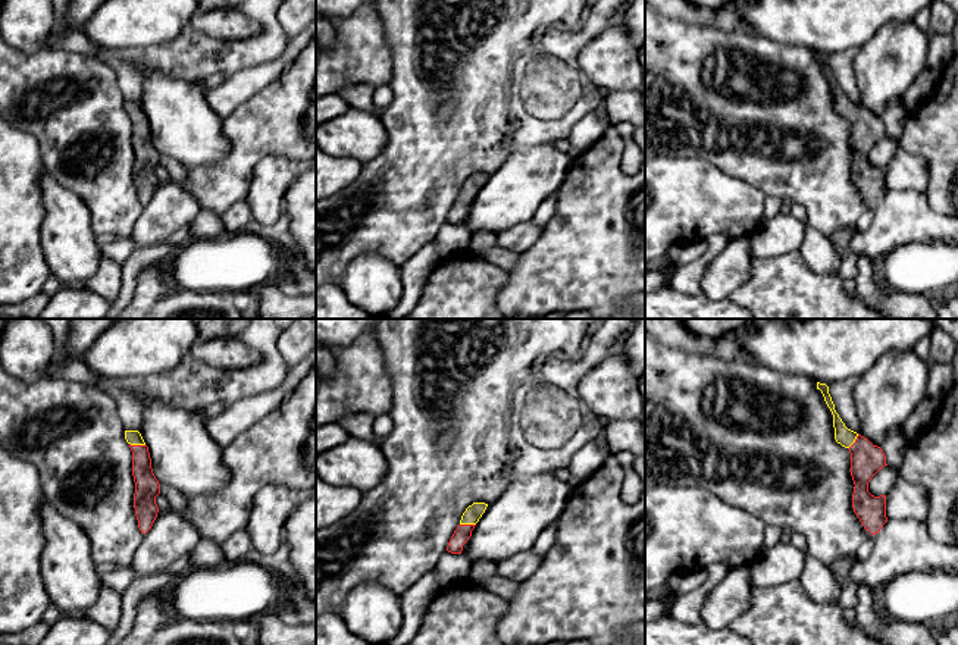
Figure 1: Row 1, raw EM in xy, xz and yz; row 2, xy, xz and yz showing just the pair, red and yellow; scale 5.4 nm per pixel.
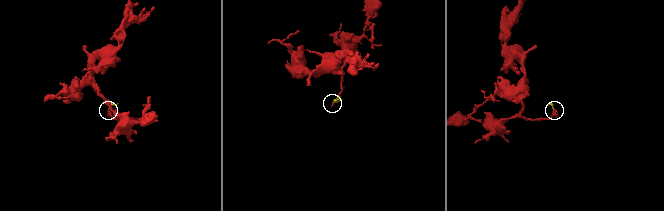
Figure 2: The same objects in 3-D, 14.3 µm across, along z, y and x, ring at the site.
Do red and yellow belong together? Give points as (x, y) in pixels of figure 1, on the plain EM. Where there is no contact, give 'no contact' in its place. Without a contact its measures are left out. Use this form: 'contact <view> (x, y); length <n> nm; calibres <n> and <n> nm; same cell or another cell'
contact xy (137, 116); length 90 nm; calibres 140 and 80 nm; same cell

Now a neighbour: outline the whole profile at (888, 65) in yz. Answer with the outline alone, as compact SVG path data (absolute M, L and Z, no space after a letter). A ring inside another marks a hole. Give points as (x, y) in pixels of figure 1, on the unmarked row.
M914 21L889 24L857 50L854 72L860 106L880 118L886 104L907 93L926 69L930 32Z

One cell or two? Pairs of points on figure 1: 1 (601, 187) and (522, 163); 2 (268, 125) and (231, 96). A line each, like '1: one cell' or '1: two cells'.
1: two cells
2: two cells

